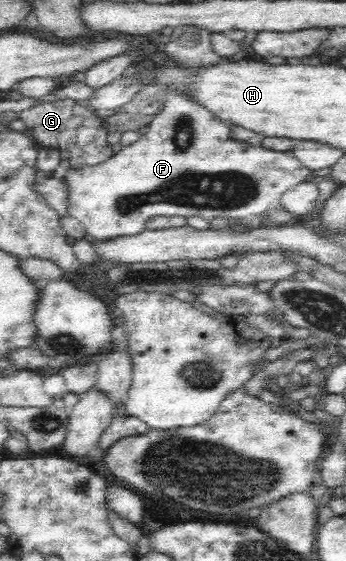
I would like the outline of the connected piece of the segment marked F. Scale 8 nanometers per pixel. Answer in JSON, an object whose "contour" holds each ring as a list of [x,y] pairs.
{"contour":[[[167,93],[162,111],[137,142],[116,148],[113,156],[97,166],[70,166],[65,171],[61,179],[67,189],[67,212],[63,216],[69,215],[79,221],[91,241],[135,236],[143,232],[145,224],[156,216],[201,216],[207,220],[219,216],[252,220],[280,204],[281,197],[288,190],[316,179],[312,170],[305,168],[289,151],[265,150],[231,138],[229,126],[217,120],[203,105],[191,101],[183,93]]]}

